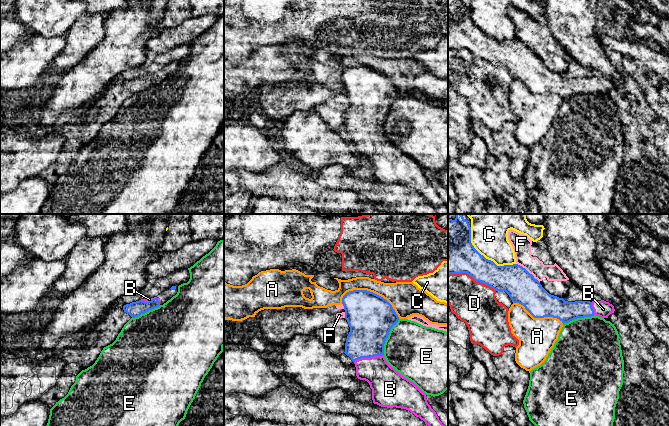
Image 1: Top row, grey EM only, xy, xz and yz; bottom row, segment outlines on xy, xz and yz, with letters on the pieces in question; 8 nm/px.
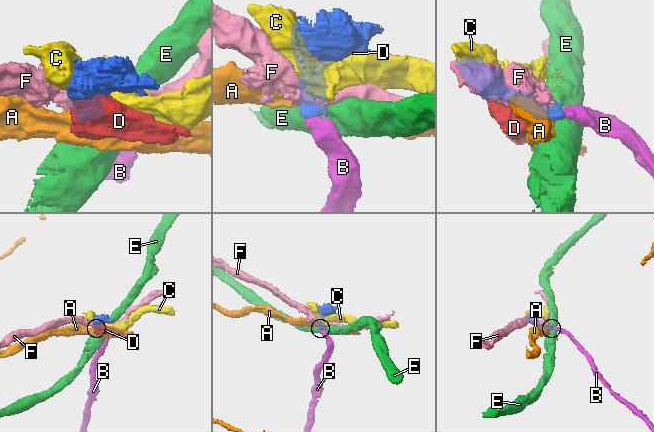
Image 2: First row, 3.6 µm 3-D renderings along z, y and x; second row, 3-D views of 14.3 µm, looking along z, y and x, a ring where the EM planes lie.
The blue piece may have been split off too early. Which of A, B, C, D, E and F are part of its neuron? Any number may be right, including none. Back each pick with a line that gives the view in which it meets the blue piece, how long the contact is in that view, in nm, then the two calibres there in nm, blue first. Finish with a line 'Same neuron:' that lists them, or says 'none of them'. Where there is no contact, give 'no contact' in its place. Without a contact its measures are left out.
B: meets blue in xz; contact 240 nm long; 320 nm thick on the blue side, 260 nm on the other
Same neuron: B

